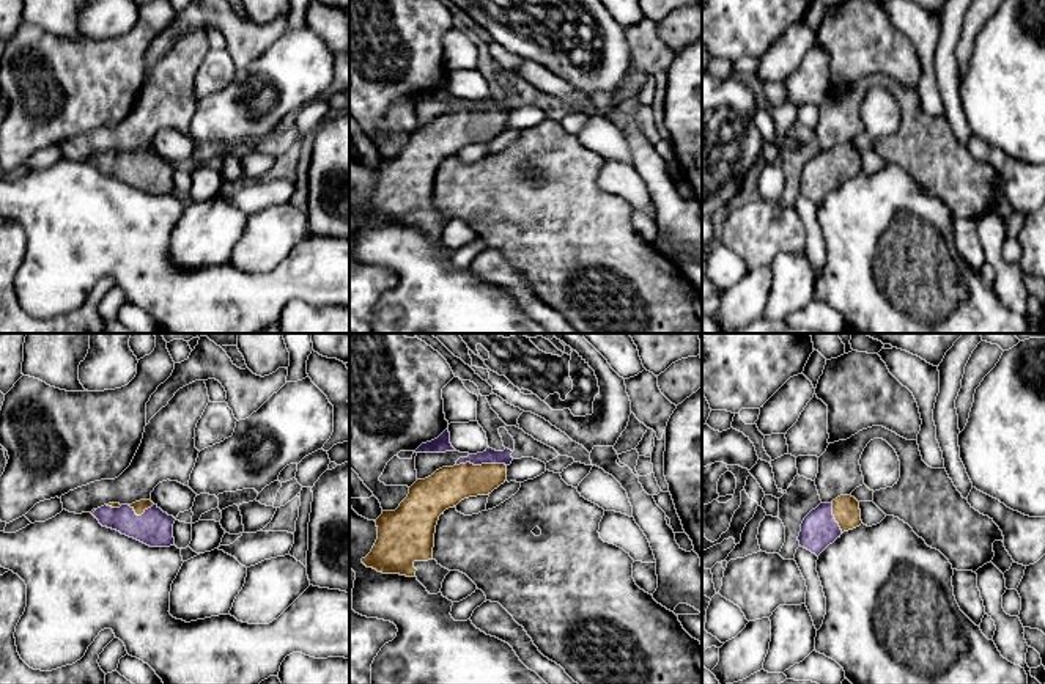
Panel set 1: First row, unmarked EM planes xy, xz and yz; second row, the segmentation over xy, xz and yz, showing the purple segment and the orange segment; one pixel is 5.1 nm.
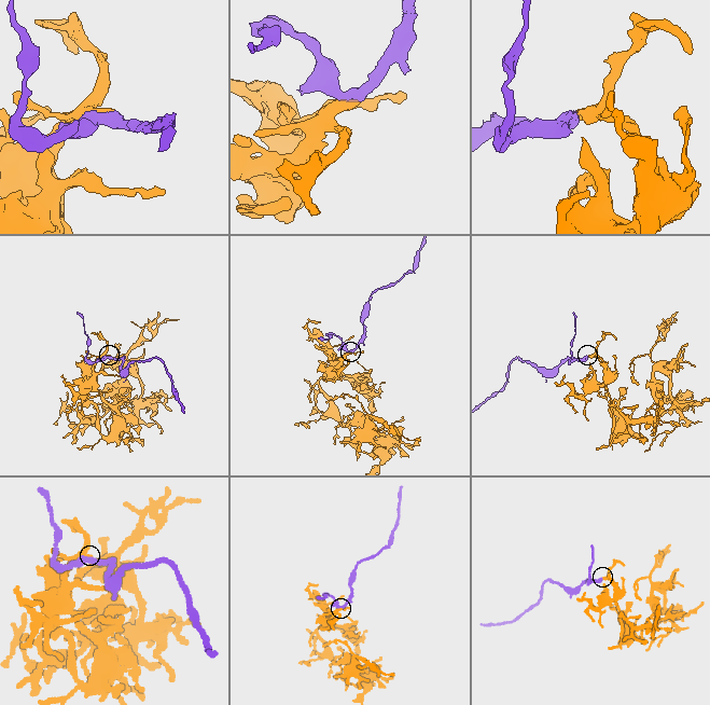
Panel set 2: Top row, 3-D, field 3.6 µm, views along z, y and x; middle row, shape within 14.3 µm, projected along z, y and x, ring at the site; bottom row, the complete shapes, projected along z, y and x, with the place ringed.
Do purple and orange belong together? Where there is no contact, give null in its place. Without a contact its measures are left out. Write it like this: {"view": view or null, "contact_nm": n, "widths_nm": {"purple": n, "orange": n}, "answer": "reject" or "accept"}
{"view": "xz", "contact_nm": 260, "widths_nm": {"purple": 80, "orange": 200}, "answer": "accept"}

